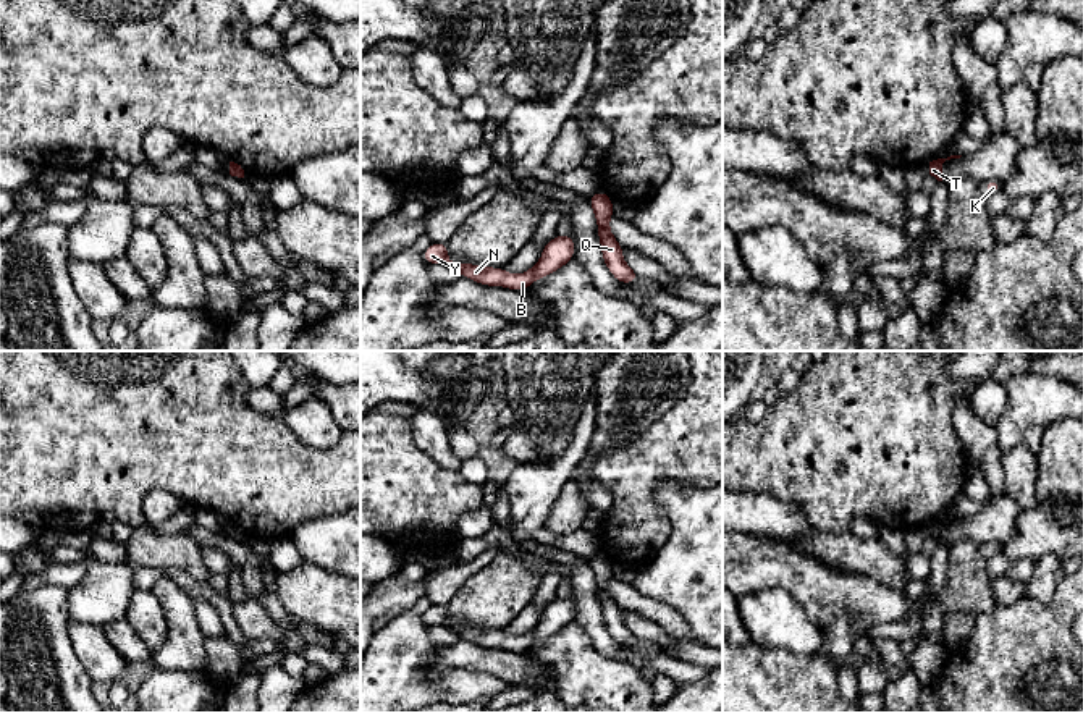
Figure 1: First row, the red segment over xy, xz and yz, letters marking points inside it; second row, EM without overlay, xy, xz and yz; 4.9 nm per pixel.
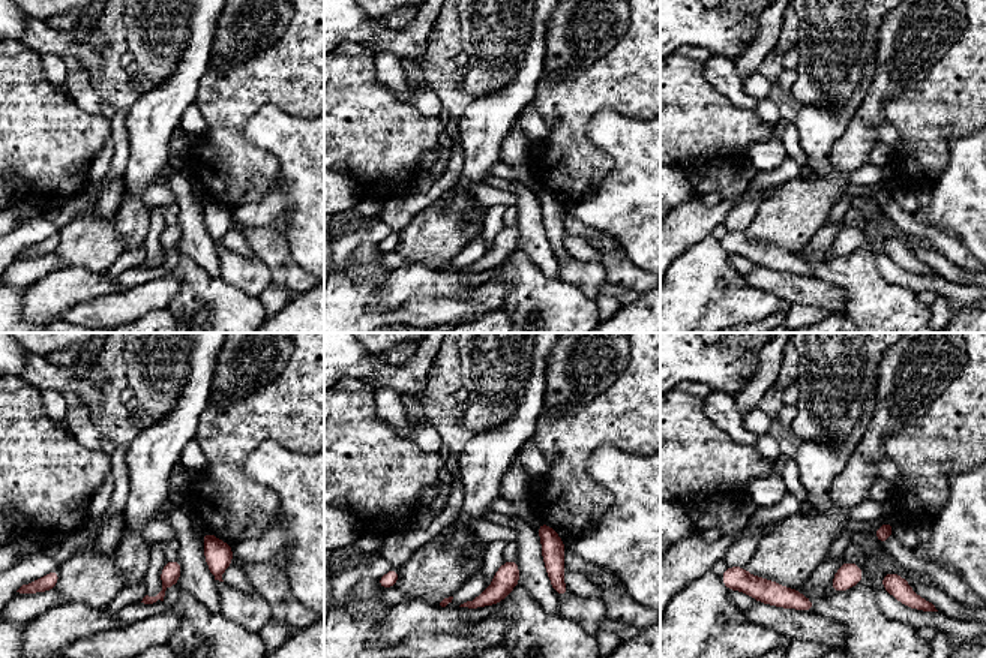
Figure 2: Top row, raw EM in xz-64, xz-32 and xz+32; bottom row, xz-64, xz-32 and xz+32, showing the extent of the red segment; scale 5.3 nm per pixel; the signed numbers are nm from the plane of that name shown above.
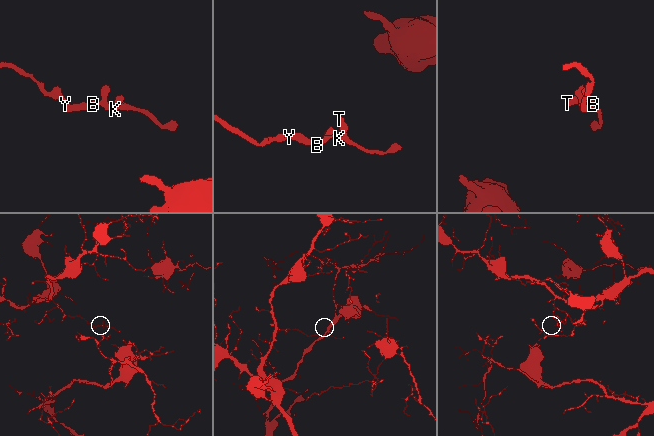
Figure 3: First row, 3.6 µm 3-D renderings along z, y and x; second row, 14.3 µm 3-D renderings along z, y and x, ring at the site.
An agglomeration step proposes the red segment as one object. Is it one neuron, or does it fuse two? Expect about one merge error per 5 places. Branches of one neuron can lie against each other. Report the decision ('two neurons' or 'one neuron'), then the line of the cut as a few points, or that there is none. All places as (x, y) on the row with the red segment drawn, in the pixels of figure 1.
one neuron | no cut

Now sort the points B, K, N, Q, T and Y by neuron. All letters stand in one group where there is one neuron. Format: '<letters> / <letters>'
B K N Q T Y

